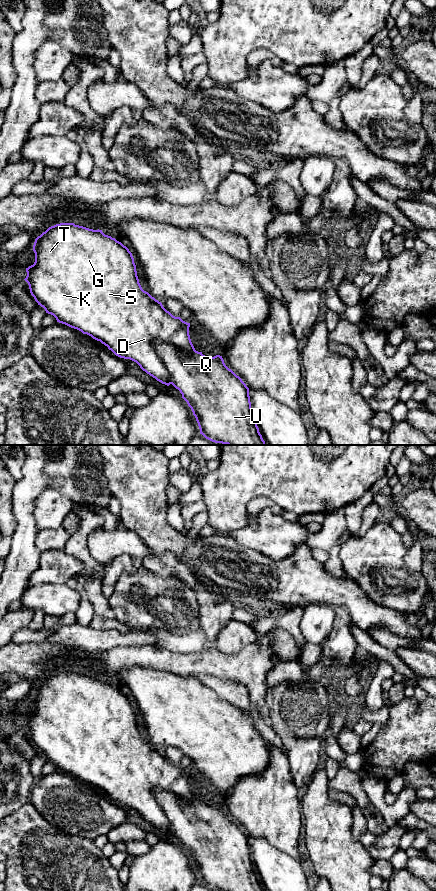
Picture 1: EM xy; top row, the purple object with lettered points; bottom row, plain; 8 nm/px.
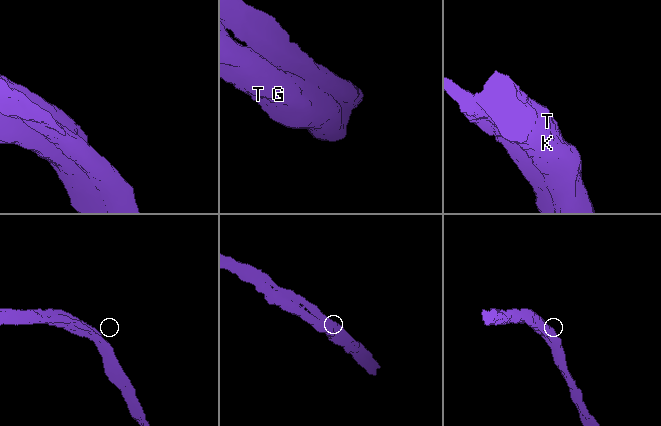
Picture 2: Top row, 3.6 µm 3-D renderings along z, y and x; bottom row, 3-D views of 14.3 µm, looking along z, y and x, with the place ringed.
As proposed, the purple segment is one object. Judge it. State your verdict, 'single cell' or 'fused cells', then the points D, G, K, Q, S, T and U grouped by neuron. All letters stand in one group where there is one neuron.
single cell; D G K Q S T U

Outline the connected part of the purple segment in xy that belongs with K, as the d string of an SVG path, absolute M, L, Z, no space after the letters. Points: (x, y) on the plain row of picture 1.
M60 671L49 675L35 687L33 699L35 701L35 710L33 713L26 716L27 724L24 728L29 733L31 743L34 745L38 753L45 757L46 761L53 763L57 770L77 777L83 782L87 782L93 787L100 789L116 804L136 810L143 819L162 832L167 834L172 832L180 839L182 846L191 856L198 871L200 882L202 882L206 887L215 891L265 891L252 861L249 836L239 824L225 813L222 804L216 803L214 805L208 805L203 803L202 800L196 799L189 783L190 771L183 769L180 765L173 764L163 755L161 750L142 737L137 724L134 706L126 694L115 686L105 683L102 678L93 678L75 673L74 671Z

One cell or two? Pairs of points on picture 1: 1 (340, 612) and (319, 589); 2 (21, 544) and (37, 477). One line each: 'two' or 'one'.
1: two
2: one

